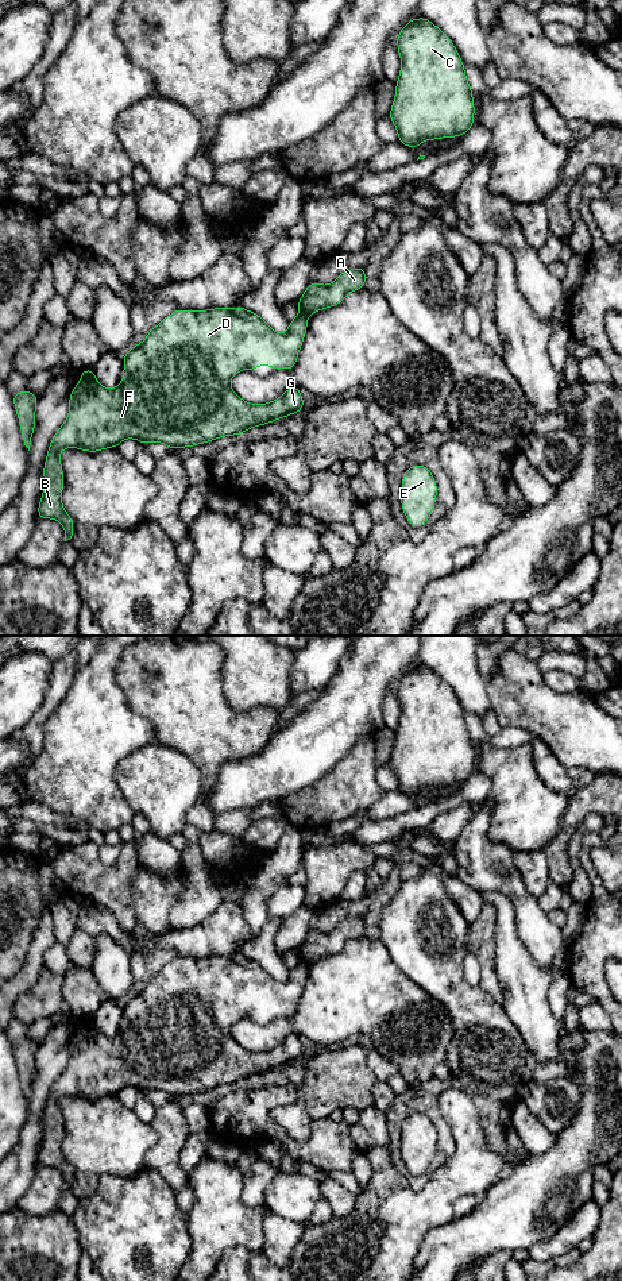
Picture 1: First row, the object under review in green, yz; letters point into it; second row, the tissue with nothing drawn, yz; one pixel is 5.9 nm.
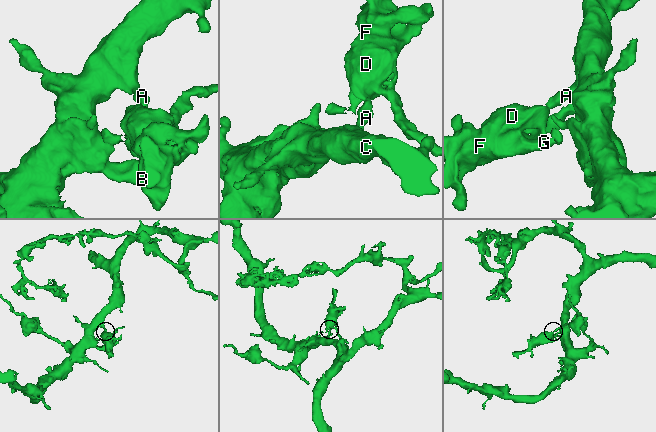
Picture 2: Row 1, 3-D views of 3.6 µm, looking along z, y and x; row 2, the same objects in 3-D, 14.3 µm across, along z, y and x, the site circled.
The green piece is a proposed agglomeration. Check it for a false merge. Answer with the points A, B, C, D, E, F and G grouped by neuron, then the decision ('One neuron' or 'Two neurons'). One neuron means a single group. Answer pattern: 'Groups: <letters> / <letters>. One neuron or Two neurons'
Groups: A C E / B D F G. Two neurons

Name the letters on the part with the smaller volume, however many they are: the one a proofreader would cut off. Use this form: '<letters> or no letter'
B, D, F, G

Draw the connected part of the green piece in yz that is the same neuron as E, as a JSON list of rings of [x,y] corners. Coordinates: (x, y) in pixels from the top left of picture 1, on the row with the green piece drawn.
[[[424,464],[410,466],[402,476],[401,506],[413,528],[424,526],[436,503],[437,485]]]

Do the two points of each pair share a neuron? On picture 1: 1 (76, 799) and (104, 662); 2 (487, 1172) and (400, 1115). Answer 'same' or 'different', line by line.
1: same
2: different

